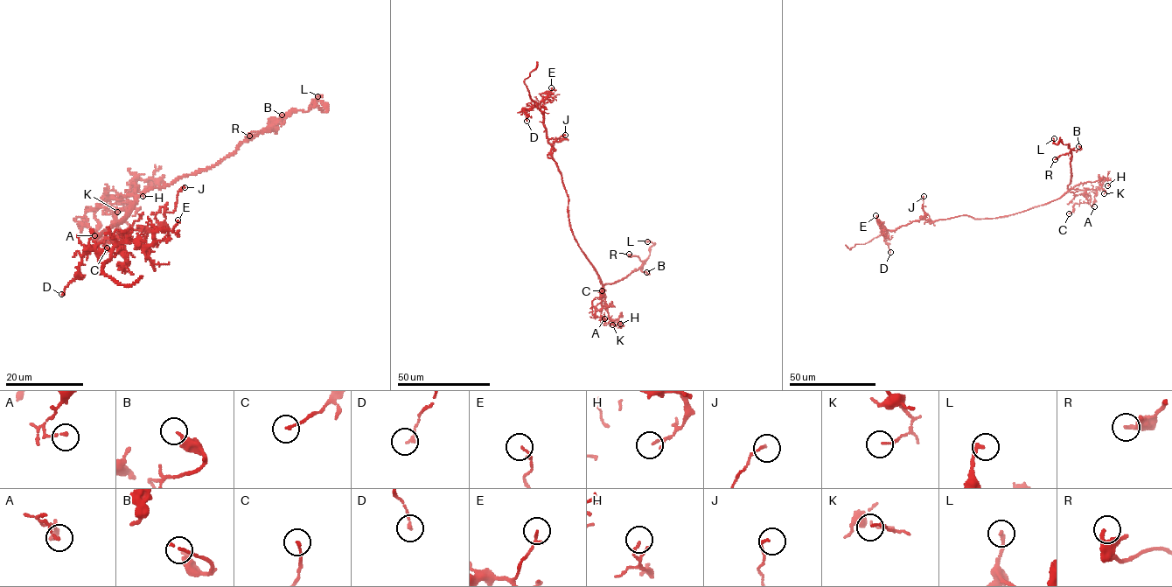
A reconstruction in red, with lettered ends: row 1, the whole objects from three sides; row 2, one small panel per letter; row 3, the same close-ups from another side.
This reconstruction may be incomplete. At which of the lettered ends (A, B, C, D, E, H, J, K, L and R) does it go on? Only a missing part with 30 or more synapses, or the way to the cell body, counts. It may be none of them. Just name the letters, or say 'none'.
none

